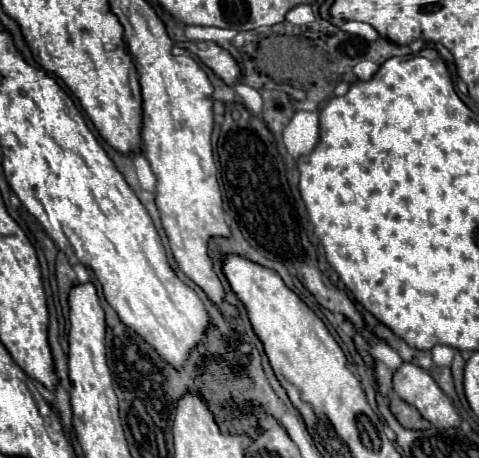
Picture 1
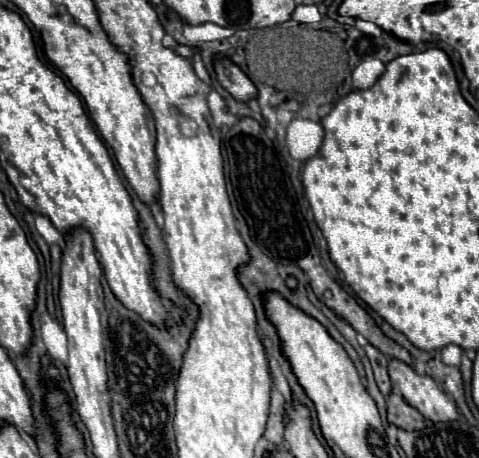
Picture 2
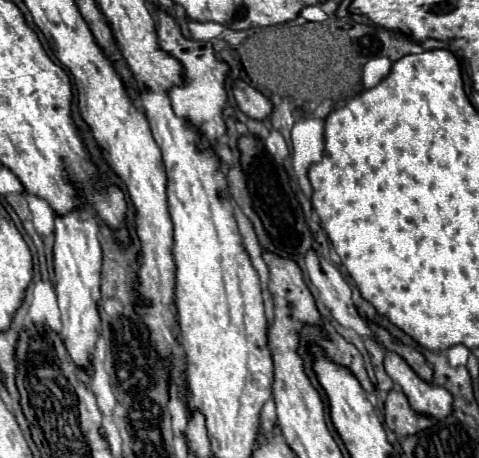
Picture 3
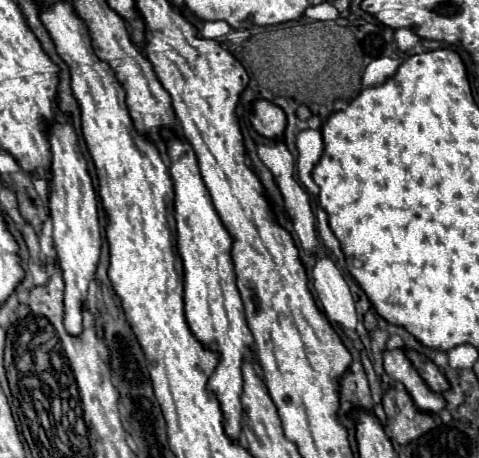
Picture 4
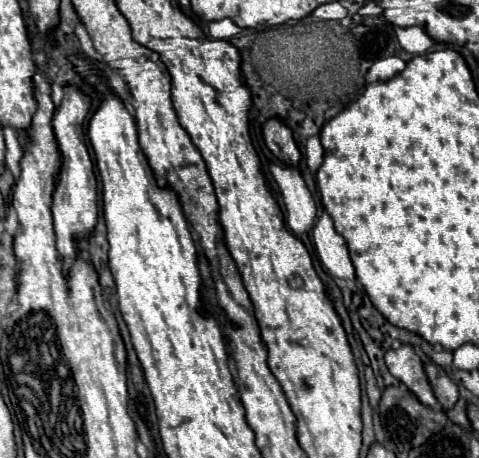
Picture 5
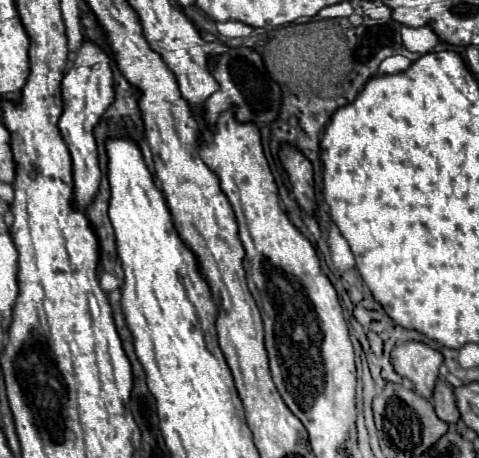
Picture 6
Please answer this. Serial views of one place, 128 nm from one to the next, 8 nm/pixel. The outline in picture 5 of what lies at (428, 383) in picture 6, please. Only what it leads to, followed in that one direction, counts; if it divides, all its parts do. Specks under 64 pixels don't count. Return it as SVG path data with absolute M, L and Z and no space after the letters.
M402 344L398 350L386 352L386 366L394 378L404 382L410 392L416 394L416 398L426 406L436 406L434 392L428 384L428 378L422 368L422 360L414 354L414 348L408 344Z

